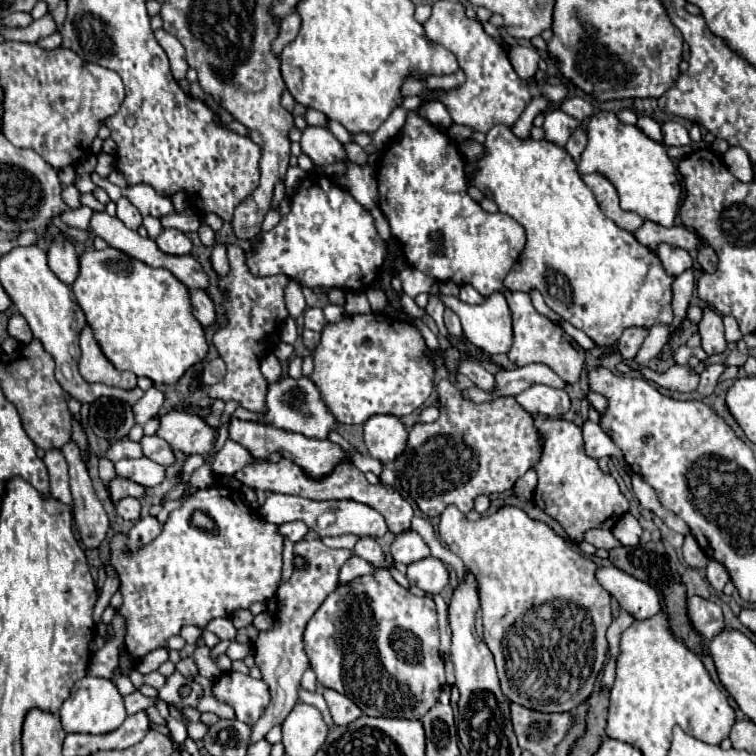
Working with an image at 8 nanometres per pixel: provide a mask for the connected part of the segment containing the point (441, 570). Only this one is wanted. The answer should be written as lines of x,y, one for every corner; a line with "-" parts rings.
425,557
407,565
407,579
427,593
441,593
449,583
449,571
443,561

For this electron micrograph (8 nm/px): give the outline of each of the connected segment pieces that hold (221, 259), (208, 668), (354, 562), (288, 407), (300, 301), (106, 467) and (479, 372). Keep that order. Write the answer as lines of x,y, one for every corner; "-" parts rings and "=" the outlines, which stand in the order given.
217,242
213,246
211,263
218,275
225,276
229,272
230,267
227,259
227,251
223,244
=
207,645
195,647
195,651
193,651
193,661
195,661
197,669
199,669
199,675
203,675
203,677
207,677
207,679
217,679
217,677
221,675
219,667
215,665
215,661
213,661
211,655
209,655
209,647
207,647
=
351,557
351,559
343,565
343,569
341,569
341,573
339,573
339,581
345,583
345,581
351,581
351,579
361,577
361,575
365,575
365,573
371,573
371,571
375,571
373,565
365,565
365,561
361,561
359,557
=
283,377
279,383
269,385
269,393
267,393
267,413
265,415
249,413
247,409
241,409
239,407
235,411
235,417
237,419
249,419
249,421
269,423
269,425
275,425
279,429
293,431
293,433
301,433
305,437
317,437
317,439
325,439
327,433
337,427
337,421
333,421
333,415
325,409
323,401
321,401
321,395
317,393
317,387
307,377
301,377
299,381
295,381
291,377
=
295,281
289,283
289,289
285,289
285,303
287,303
287,311
289,311
289,317
297,319
303,311
305,311
305,299
303,299
303,291
301,291
301,285
297,285
=
99,459
99,477
101,477
101,481
107,485
107,491
109,491
109,483
111,483
113,477
115,477
115,469
113,469
113,463
111,463
111,461
=
463,361
463,365
459,367
459,373
467,375
479,389
483,389
485,393
495,391
495,375
487,373
481,365
471,363
471,361

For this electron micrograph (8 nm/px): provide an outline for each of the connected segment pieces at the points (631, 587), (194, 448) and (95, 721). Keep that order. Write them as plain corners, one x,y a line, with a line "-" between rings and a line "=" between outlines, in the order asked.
611,565
599,567
595,571
595,577
619,601
621,609
631,613
637,621
649,619
657,613
657,591
651,589
647,583
=
171,411
159,415
157,419
159,429
155,431
155,435
165,439
173,451
183,451
187,455
207,455
213,449
215,433
209,425
205,425
201,417
=
85,675
83,679
79,679
73,689
71,689
71,697
63,703
61,711
61,725
67,733
93,733
93,735
103,735
103,733
111,733
115,731
121,721
125,721
127,713
123,707
123,697
117,691
115,683
103,677
93,677
93,675

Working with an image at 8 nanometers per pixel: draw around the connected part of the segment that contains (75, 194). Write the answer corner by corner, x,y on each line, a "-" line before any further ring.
73,185
63,187
61,197
63,197
63,201
67,203
67,207
69,207
69,209
77,209
77,207
79,207
79,191
77,191

